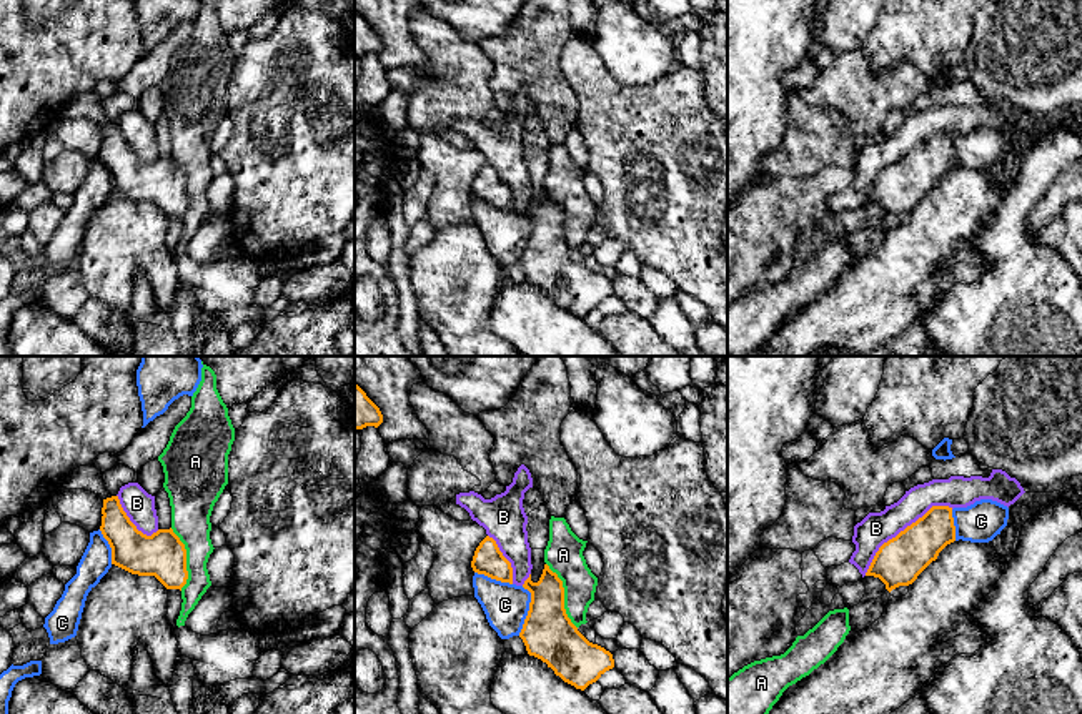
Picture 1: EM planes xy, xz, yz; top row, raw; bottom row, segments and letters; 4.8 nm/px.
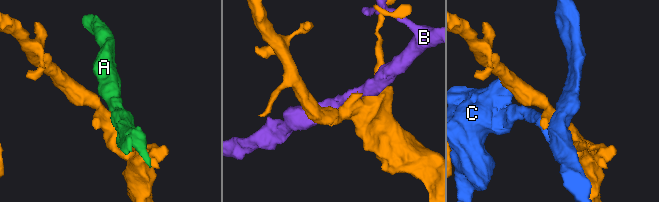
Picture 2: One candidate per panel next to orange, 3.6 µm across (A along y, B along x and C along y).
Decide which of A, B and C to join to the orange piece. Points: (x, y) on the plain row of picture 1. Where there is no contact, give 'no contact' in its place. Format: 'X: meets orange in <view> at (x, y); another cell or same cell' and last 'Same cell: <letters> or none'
A: meets orange in xz at (563, 223); another cell
B: meets orange in yz at (904, 157); another cell
C: meets orange in xz at (528, 238); another cell
Same cell: none

